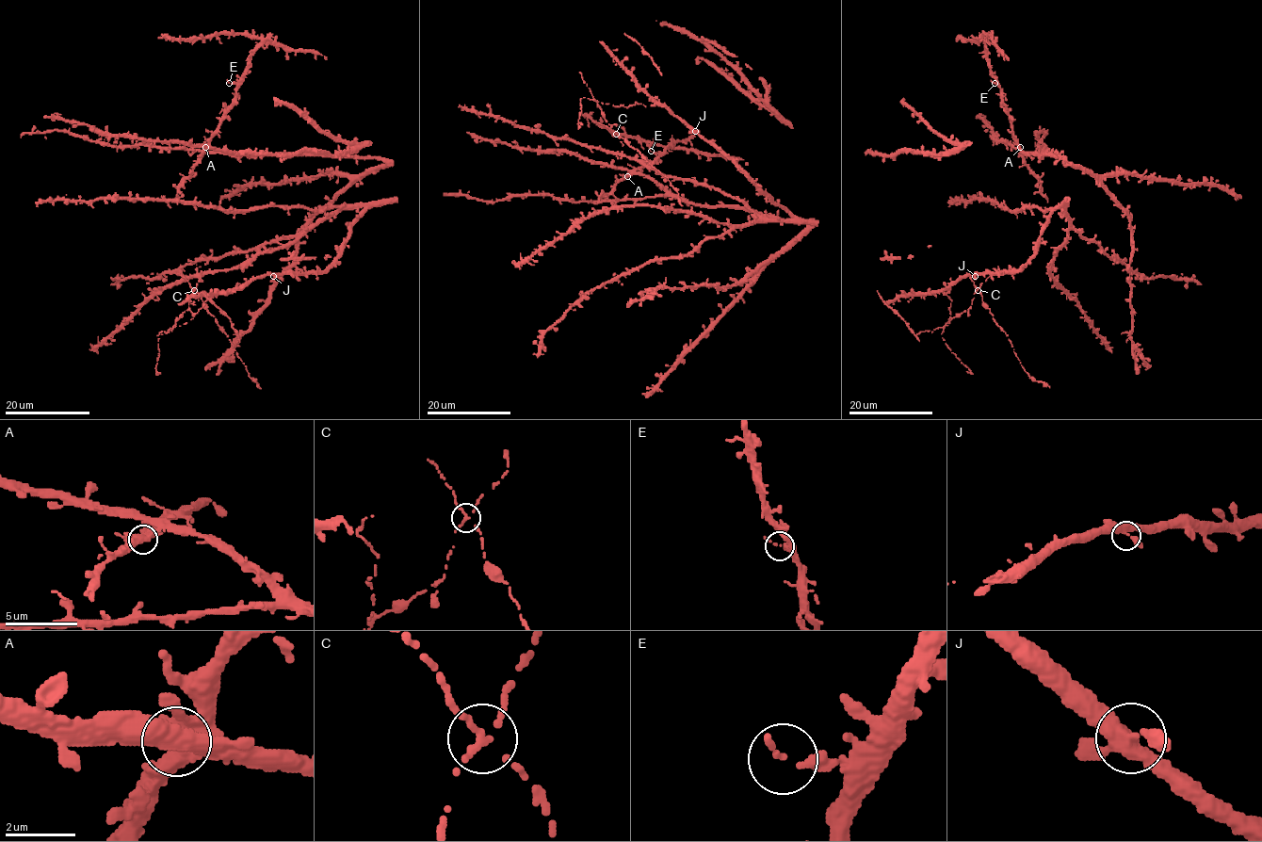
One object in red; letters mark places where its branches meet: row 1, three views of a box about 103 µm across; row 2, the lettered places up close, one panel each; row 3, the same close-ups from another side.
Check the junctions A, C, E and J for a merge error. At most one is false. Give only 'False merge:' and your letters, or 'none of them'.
False merge: C

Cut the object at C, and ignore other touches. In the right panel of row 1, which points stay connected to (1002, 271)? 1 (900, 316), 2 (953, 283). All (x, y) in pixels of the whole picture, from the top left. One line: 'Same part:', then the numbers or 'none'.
Same part: 1, 2

